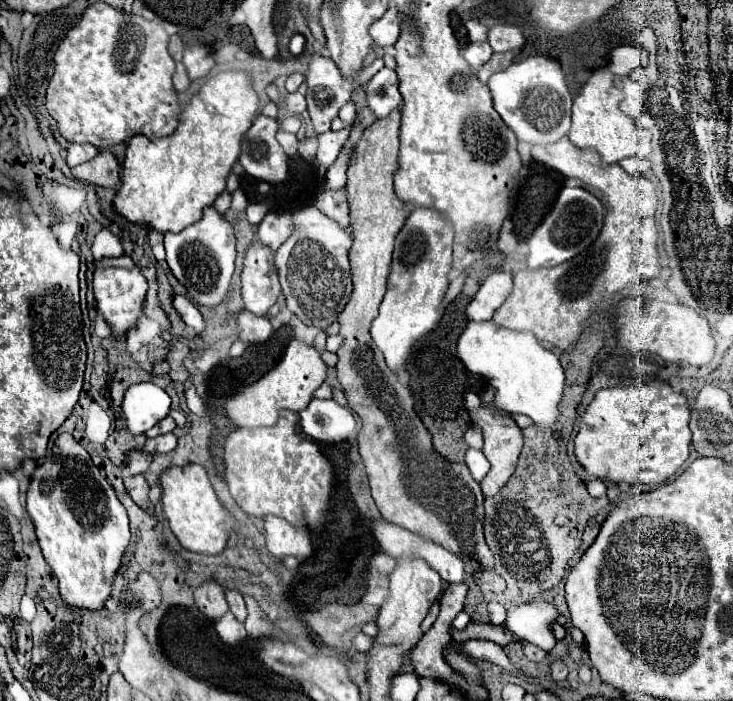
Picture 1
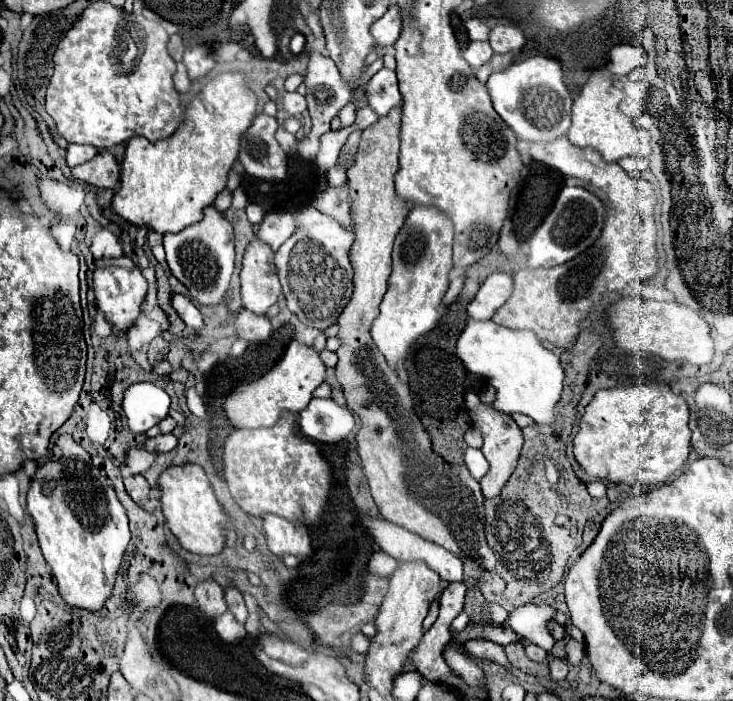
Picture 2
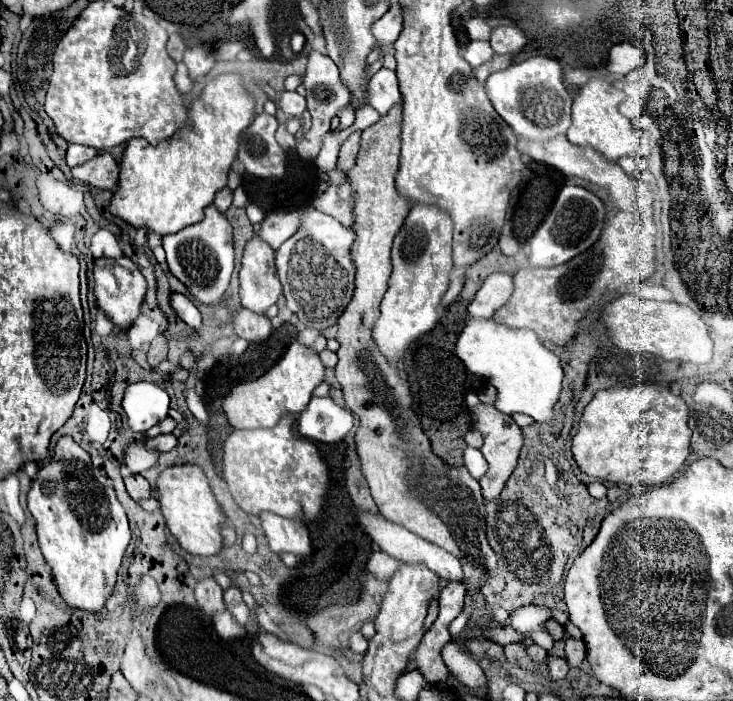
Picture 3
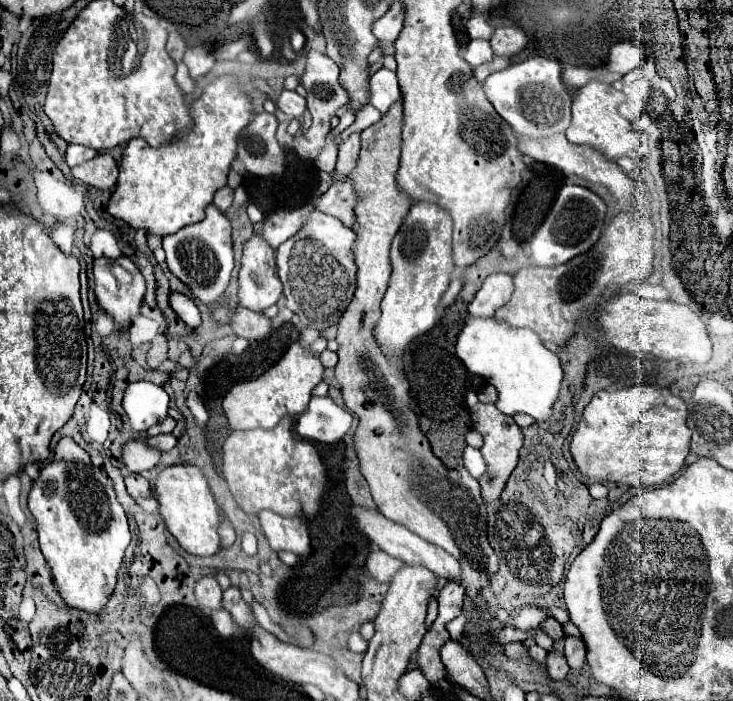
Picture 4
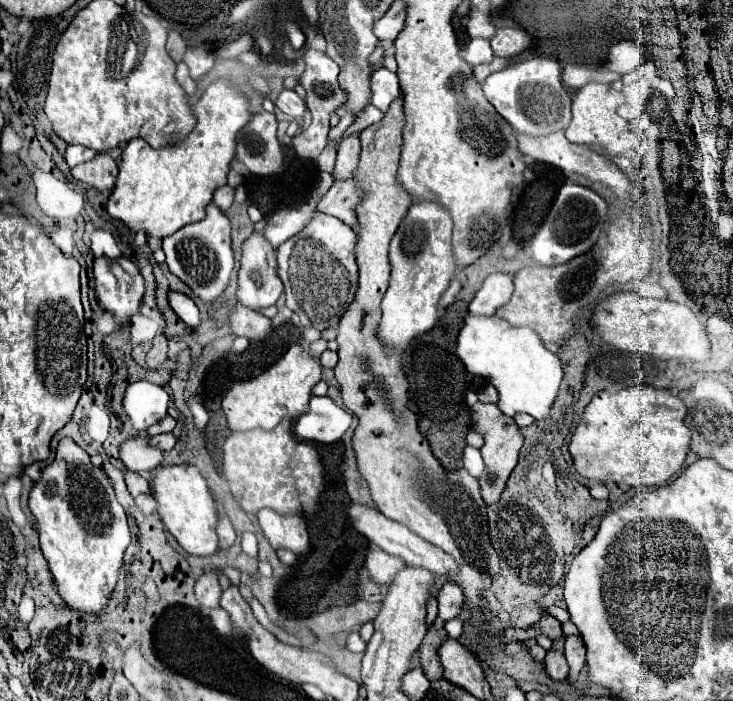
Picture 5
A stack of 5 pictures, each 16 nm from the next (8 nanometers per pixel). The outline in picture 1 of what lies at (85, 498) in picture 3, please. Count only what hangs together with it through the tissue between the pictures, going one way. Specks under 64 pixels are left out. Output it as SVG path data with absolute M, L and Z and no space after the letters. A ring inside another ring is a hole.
M66 432L60 434L54 442L54 458L46 460L34 470L28 486L26 512L34 522L42 554L50 564L54 576L58 578L62 600L68 606L76 608L88 608L88 610L102 608L106 598L110 596L110 586L120 566L120 558L130 542L128 514L122 502L116 498L114 488L110 486L106 476L100 472L98 466L94 466L86 448L80 446L72 434Z

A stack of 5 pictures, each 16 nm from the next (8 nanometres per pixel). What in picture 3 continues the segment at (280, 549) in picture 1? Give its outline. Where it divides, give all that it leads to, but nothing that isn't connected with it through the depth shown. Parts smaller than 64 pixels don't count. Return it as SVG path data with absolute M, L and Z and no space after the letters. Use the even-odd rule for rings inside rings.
M270 512L260 514L262 528L268 538L268 546L274 554L290 552L298 558L304 558L312 552L310 548L310 536L306 526L302 526L298 520L288 520Z

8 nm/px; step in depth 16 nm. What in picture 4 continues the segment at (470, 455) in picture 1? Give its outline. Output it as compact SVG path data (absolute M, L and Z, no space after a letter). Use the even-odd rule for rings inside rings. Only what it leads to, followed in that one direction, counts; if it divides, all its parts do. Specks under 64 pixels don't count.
M468 446L468 448L464 450L464 466L466 466L466 470L468 470L474 478L480 478L480 476L484 474L484 470L486 470L486 462L484 462L480 450Z

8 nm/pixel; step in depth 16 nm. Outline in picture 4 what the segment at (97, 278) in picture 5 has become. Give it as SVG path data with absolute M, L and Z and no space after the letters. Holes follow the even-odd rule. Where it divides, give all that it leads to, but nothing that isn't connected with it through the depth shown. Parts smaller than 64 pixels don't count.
M120 256L116 260L110 260L110 258L98 258L94 260L94 294L96 294L96 300L100 304L100 308L114 318L116 326L118 328L126 328L132 324L132 318L138 316L138 310L140 310L140 304L144 300L144 294L146 294L146 284L144 284L144 276L140 274L138 266L126 258L126 256Z

